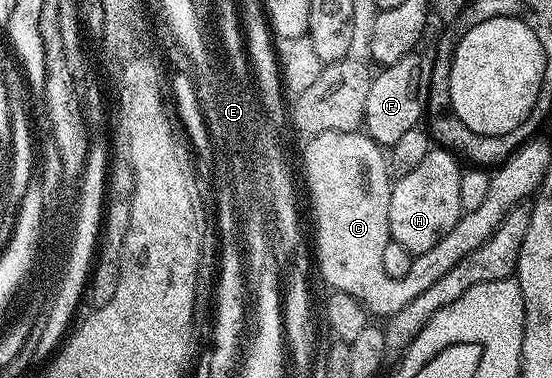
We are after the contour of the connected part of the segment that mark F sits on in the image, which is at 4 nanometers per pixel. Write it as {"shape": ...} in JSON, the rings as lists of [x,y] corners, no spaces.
{"shape":[[[418,47],[408,53],[399,63],[384,66],[374,76],[371,91],[367,93],[367,111],[365,112],[364,132],[368,133],[378,145],[391,147],[399,143],[400,137],[407,131],[422,124],[421,116],[425,113],[425,104],[431,92],[431,75],[435,60],[434,50]]]}

